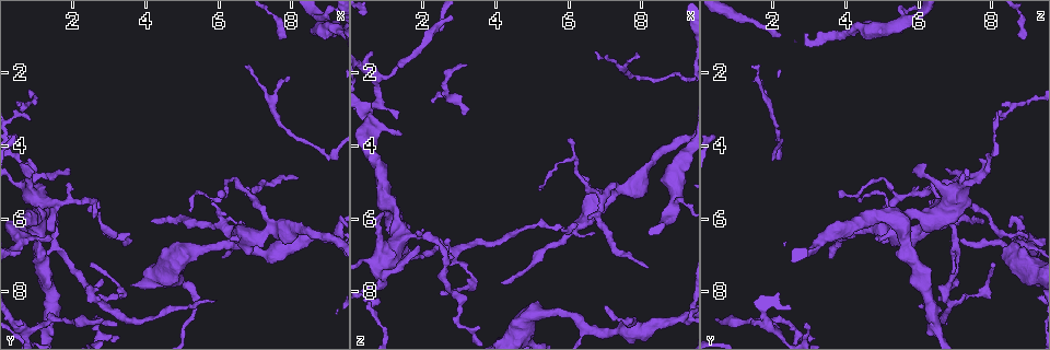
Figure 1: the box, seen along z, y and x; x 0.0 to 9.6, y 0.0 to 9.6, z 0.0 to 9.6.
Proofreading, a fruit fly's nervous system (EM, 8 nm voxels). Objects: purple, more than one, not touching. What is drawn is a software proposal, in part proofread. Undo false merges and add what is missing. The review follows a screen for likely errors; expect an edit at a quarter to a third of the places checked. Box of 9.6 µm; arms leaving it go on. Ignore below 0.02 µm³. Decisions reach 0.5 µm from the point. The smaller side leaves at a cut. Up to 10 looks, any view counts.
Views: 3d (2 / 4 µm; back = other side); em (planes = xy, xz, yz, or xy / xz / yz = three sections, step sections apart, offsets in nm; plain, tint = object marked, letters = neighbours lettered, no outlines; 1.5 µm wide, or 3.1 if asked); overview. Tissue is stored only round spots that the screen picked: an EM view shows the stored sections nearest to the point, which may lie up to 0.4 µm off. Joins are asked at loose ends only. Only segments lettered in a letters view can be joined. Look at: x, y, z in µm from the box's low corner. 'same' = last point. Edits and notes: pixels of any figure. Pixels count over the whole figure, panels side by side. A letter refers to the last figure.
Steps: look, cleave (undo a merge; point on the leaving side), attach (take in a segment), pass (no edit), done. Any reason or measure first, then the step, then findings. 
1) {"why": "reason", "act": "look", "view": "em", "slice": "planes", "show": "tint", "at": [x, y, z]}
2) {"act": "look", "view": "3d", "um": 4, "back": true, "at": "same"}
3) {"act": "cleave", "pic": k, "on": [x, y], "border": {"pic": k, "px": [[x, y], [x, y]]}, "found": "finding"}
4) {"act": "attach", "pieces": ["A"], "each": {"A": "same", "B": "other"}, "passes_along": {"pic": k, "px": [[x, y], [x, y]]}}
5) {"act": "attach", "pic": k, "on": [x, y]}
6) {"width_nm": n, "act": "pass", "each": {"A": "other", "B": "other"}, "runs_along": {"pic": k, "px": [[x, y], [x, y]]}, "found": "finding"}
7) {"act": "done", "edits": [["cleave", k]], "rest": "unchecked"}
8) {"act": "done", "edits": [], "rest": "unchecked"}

{"why": "tapers out", "act": "look", "view": "3d", "um": 2, "back": true, "at": [8.15, 4.80, 7.35]}

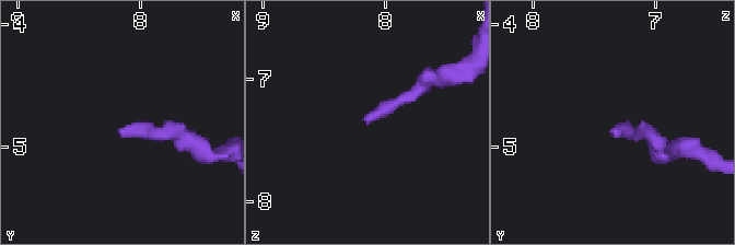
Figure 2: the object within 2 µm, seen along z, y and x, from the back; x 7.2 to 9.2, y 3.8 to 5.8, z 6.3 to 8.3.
{"act": "look", "view": "em", "slice": "yz", "step": 4, "show": "tint", "at": [8.18, 4.86, 7.34]}

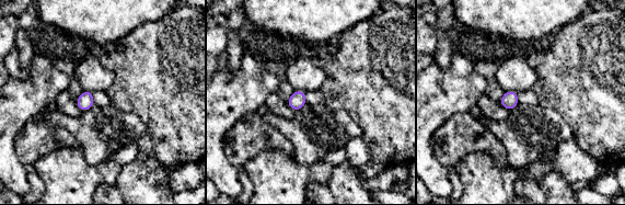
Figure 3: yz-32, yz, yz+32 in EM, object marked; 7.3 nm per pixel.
{"why": "cut it another way", "act": "look", "view": "em", "slice": "planes", "show": "letters", "at": "same"}

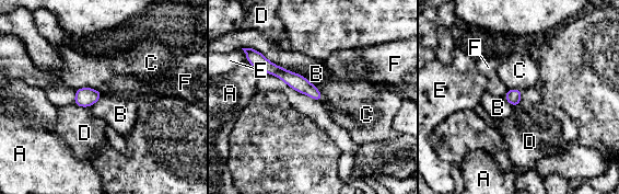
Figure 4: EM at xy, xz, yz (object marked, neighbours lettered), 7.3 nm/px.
{"act": "pass", "each": {"A": "other", "B": "other", "C": "other", "D": "other", "E": "other", "F": "other"}, "runs_along": {"pic": 4, "px": [[266, 63], [318, 96]]}, "found": "none of them fits"}

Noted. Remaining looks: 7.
{"why": "thin end", "act": "look", "view": "3d", "um": 2, "at": [4.15, 6.05, 7.75]}

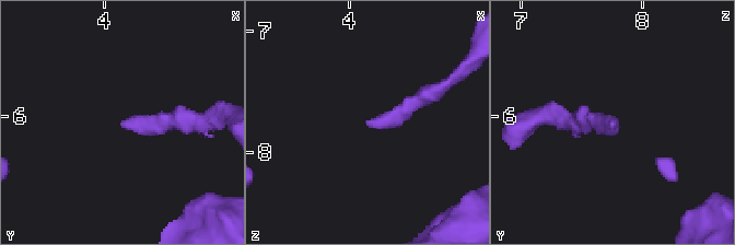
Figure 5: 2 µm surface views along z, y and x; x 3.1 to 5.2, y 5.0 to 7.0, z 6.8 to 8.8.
{"why": "shape alone is not enough", "act": "look", "view": "em", "slice": "xz", "step": 4, "show": "tint", "at": [4.14, 6.08, 7.76]}

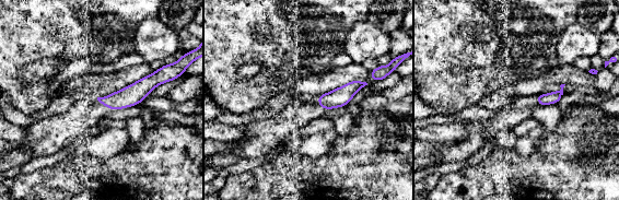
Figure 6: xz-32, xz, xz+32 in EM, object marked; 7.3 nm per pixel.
{"why": "cut it another way", "act": "look", "view": "em", "slice": "planes", "show": "letters", "at": "same"}

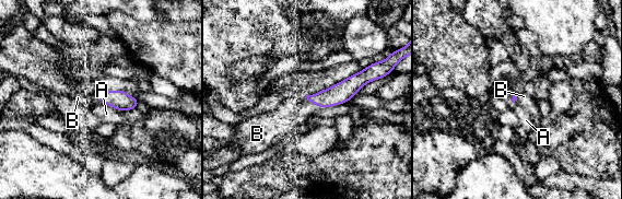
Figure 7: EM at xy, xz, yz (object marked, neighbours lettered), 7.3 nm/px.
{"act": "attach", "pieces": ["B"], "each": {"A": "other", "B": "same"}, "found": "the cell continues"}

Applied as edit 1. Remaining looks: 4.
{"act": "done", "edits": [["attach", 7]], "rest": "unchecked"}

